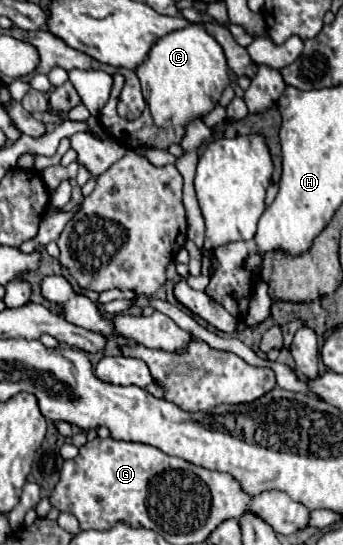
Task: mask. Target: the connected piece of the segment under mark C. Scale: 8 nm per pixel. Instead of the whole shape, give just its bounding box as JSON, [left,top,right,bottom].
[99,19,229,149]

